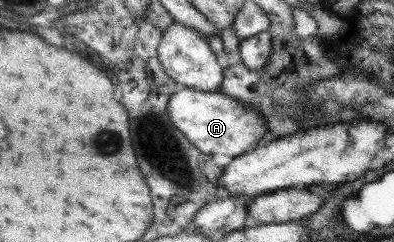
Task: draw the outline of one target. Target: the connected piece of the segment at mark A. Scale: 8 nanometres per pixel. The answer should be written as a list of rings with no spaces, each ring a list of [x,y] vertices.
[[[178,86],[169,95],[166,113],[170,123],[204,155],[220,153],[233,158],[244,152],[254,139],[264,135],[265,123],[255,109],[246,109],[239,101],[219,91],[196,91]]]

